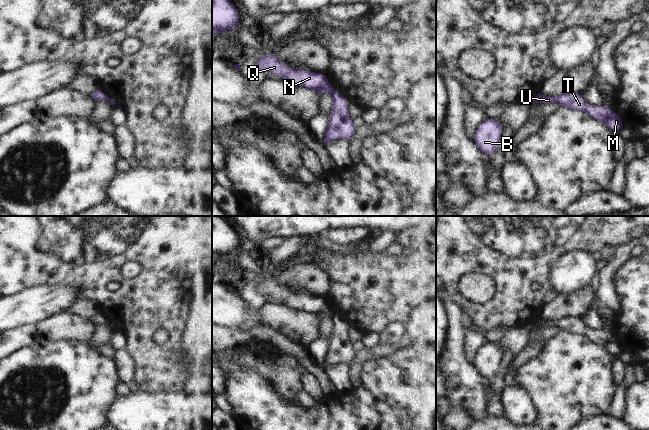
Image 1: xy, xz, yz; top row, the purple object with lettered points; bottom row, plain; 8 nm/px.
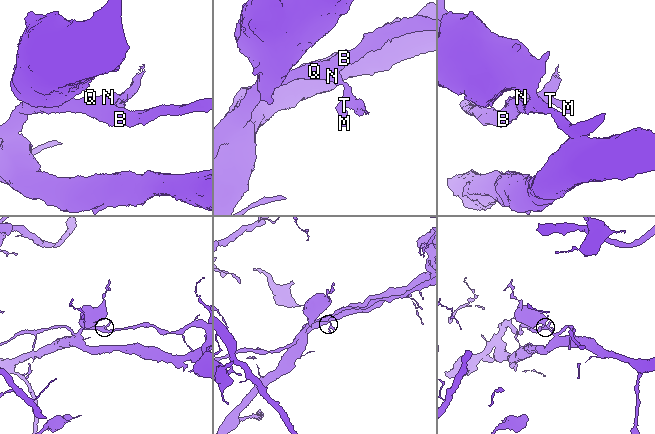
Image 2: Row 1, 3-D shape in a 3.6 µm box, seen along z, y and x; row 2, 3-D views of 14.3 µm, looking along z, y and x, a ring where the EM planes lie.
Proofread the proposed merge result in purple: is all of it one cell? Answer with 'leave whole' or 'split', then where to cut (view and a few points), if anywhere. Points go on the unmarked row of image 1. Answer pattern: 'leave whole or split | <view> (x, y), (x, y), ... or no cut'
split | xz (333, 313), (331, 317)

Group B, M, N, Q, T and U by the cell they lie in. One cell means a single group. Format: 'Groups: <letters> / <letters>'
Groups: B N Q / M T U.

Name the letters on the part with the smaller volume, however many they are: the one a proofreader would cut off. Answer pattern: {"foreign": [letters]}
{"foreign": ["M", "T", "U"]}

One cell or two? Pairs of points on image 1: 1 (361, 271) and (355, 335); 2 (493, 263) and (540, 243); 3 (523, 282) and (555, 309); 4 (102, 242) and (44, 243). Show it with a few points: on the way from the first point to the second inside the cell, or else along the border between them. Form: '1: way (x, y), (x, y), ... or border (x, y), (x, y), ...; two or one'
1: border (349, 326), (358, 329), (362, 333); two
2: way (505, 251), (513, 243), (528, 243); one
3: border (545, 304), (539, 316); two
4: way (87, 253), (84, 260), (67, 243), (59, 243); one

